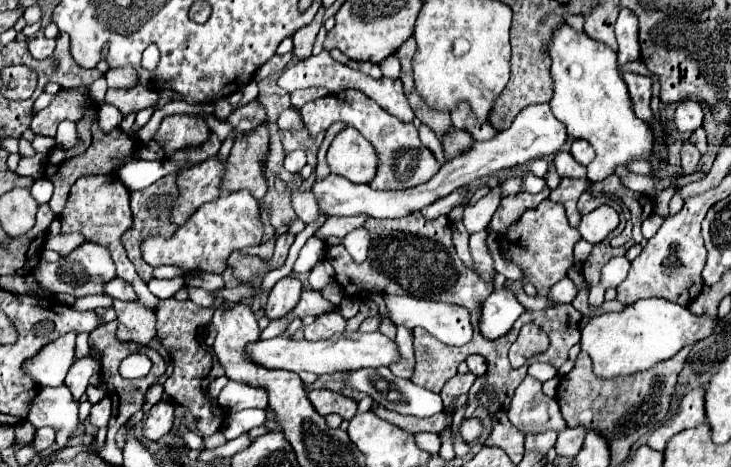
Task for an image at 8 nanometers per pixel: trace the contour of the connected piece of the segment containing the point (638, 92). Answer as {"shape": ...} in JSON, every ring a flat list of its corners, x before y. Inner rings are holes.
{"shape":[[632,72,622,74,624,82,628,84,630,98,634,102,634,110,638,118,644,118,644,122,652,122,652,108,650,108,650,98,652,98,652,78,650,76,640,76]]}

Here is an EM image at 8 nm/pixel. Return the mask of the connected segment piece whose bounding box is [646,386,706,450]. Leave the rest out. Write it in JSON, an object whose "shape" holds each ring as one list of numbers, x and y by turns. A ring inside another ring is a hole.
{"shape":[[704,386,690,390,680,400,678,412,670,420,666,420,660,428,656,428,646,444,652,446,654,450,664,450,674,434,678,434,678,432,682,432,686,428,694,428,694,426,702,424,706,420,704,396,706,396,706,388]]}

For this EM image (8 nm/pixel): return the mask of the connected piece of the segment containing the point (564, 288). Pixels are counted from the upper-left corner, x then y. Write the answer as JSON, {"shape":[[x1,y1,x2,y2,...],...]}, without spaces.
{"shape":[[564,278,564,280,556,282,556,284,550,288,550,292,548,292,546,298,548,298,550,302,554,302,554,304,562,304,562,302,572,302,574,296,576,296,576,288,574,288,572,280,570,280,570,278]]}

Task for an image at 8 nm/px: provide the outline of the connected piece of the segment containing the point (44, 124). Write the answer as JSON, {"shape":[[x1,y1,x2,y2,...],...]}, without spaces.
{"shape":[[78,88,78,90,68,90,68,92,60,92,56,96,54,102,50,102,44,110,36,112,34,120,32,120,32,128,34,134,42,134,42,136,56,136,56,128,62,120,80,120,82,118,82,108,86,104,90,104,90,96,88,96,88,88]]}

